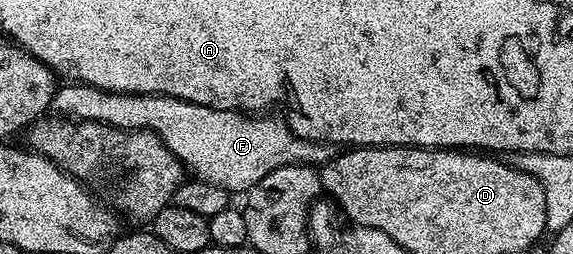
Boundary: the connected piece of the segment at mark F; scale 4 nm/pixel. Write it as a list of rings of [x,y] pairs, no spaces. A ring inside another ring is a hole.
[[[66,83],[63,87],[55,88],[52,109],[59,118],[75,121],[98,121],[101,125],[110,125],[113,129],[147,129],[152,131],[176,155],[187,170],[190,169],[199,181],[216,183],[216,187],[224,187],[232,195],[249,193],[264,175],[289,165],[312,165],[321,167],[335,156],[335,146],[321,141],[309,141],[290,130],[285,120],[270,115],[247,115],[236,109],[214,109],[196,103],[188,103],[175,97],[161,97],[159,93],[108,93],[105,89],[97,89],[81,83]]]

